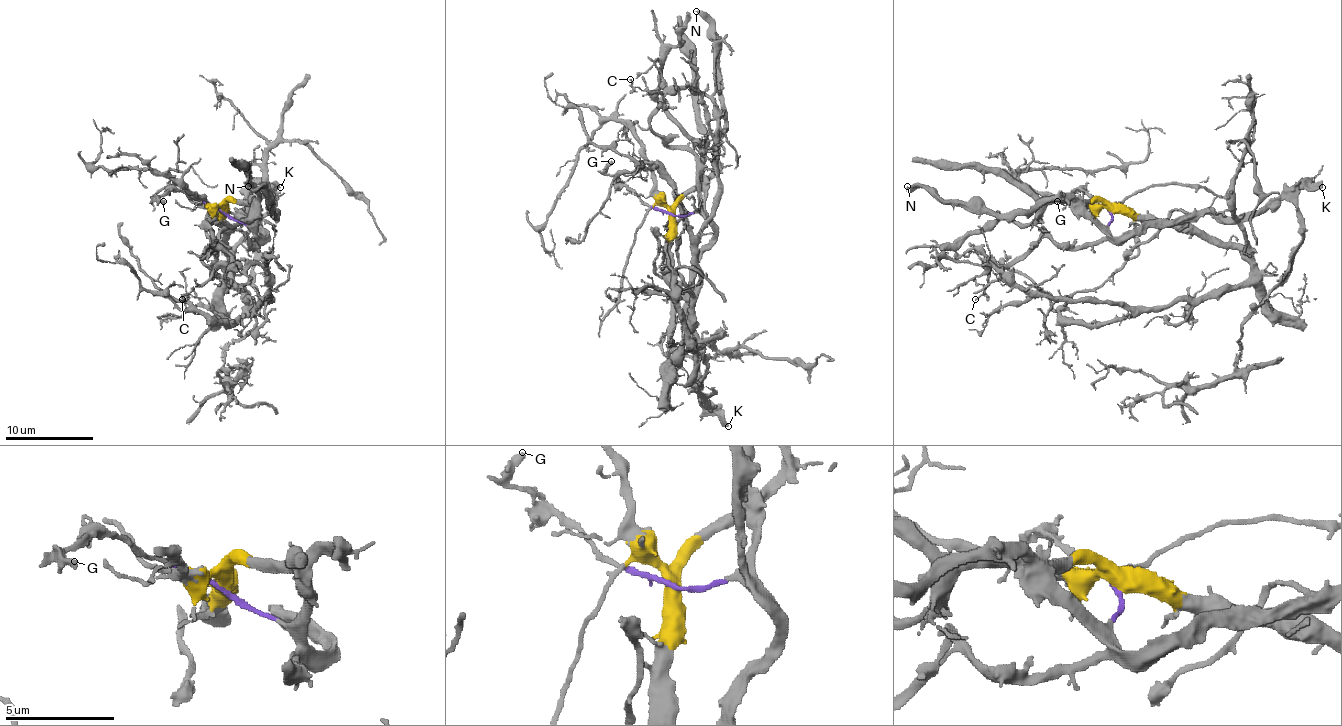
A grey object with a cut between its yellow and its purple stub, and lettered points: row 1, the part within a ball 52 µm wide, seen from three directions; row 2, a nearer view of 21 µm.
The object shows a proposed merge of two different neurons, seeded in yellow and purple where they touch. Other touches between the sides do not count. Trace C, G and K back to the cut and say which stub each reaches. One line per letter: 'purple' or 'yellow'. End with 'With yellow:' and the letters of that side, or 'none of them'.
C: yellow
G: purple
K: purple
With yellow: C

